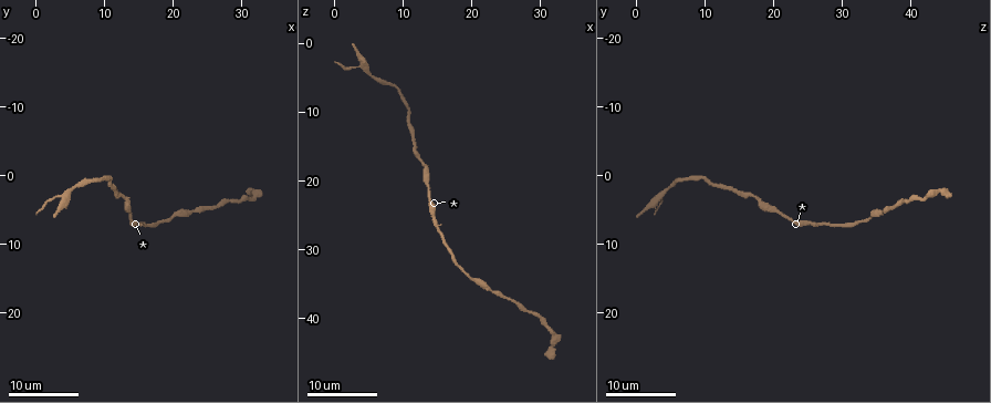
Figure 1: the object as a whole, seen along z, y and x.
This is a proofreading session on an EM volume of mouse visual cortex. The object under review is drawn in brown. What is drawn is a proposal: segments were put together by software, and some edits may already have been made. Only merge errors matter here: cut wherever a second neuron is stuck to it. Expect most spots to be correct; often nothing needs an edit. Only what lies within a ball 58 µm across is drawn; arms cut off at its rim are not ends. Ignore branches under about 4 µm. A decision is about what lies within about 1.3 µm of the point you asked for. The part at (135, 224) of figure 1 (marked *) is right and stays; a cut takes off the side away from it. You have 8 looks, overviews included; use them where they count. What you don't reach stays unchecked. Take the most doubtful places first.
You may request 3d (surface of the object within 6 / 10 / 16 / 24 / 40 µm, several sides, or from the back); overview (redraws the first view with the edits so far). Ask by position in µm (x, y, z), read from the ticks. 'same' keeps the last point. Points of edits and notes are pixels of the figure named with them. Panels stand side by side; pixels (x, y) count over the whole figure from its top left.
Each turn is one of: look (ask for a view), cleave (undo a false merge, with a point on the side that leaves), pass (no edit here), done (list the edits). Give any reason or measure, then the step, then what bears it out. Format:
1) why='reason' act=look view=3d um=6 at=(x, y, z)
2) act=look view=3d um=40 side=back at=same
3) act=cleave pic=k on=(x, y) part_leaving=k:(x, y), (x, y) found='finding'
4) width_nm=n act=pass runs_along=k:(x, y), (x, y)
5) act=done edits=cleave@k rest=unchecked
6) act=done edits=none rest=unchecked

why='calibre changes' act=look view=3d um=16 at=(31.5, 3.0, 42.0)

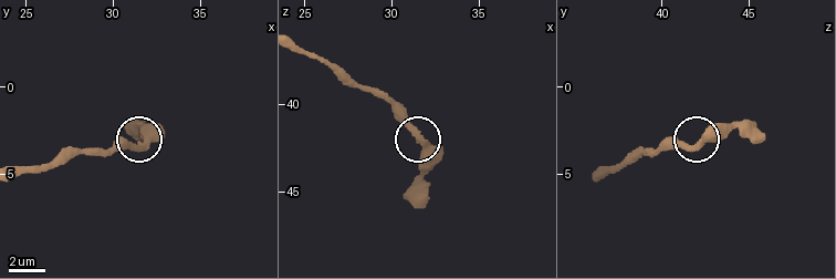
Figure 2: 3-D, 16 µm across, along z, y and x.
act=look view=3d um=10 at=(31.9, 3.4, 42.2)

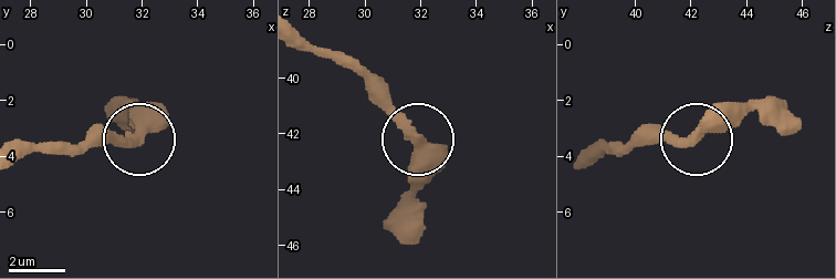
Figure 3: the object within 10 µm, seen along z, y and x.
act=pass runs_along=3:(303, 38), (338, 54), (409, 133), (417, 147), (417, 195) found='all the same neuron'

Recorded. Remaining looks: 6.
why='calibre changes' act=look view=3d um=16 at=(11.0, 0.5, 9.5)

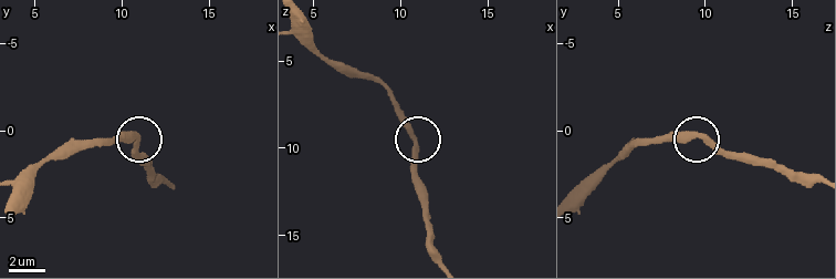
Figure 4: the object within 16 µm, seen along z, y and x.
act=look view=3d um=6 at=(10.7, 0.3, 9.8)

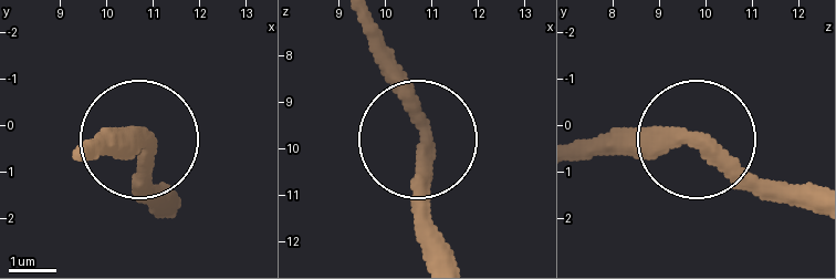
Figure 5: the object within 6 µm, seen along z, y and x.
width_nm=340 act=pass runs_along=5:(167, 210), (147, 190), (147, 143), (92, 143) found='continuous, no second neuron'

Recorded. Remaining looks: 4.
why='thin neck' act=look view=3d um=16 at=(5.5, 2.0, 4.5)

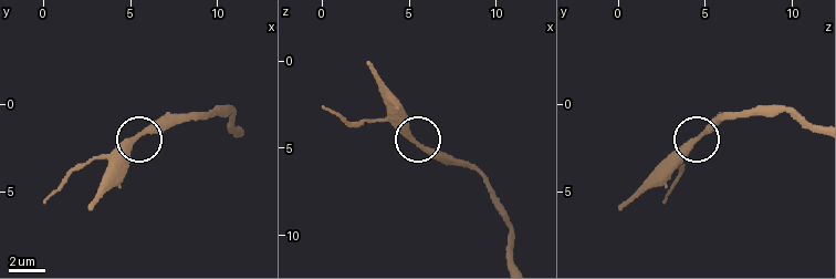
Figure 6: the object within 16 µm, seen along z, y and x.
why='closer look' act=look view=3d um=10 at=(5.6, 1.8, 4.8)

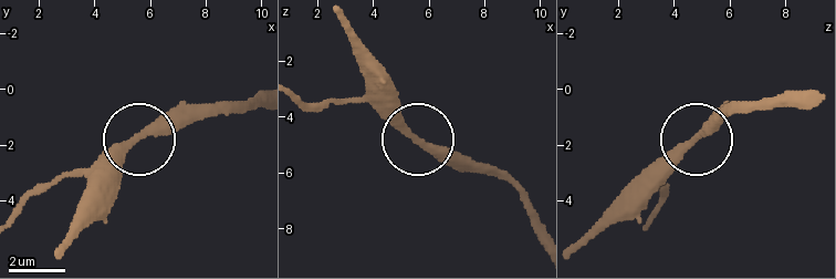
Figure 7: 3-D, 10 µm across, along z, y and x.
why='other side' act=look view=3d um=10 side=back at=(5.5, 1.8, 4.9)

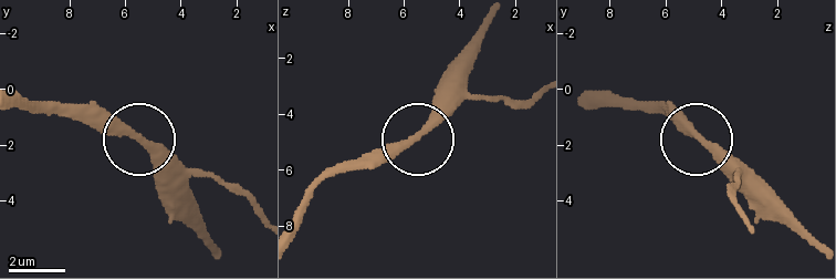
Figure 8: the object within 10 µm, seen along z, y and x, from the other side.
act=pass runs_along=8:(20, 100), (117, 123), (179, 183) found='all the same neuron'

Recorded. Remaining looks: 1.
act=done edits=none rest=unchecked

